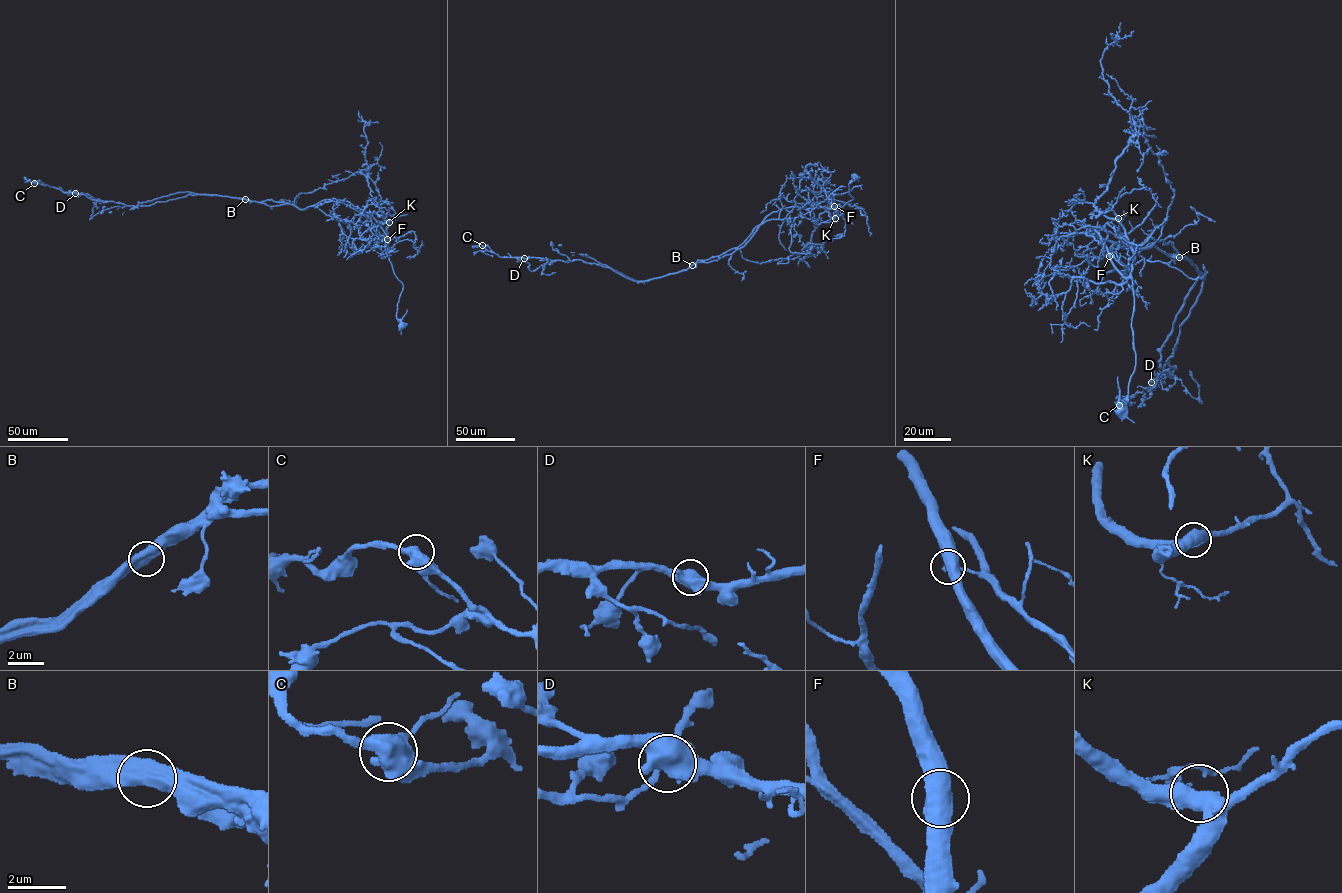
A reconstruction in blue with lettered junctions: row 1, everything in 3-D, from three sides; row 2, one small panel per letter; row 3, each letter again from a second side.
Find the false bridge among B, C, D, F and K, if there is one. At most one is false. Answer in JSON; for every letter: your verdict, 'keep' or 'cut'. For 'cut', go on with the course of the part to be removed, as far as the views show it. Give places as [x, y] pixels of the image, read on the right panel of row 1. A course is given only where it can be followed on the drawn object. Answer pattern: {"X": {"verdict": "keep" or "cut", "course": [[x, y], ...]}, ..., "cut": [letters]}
{"B": {"verdict": "cut", "course": [[1179, 257], [1154, 242], [1138, 251], [1114, 244], [1125, 274], [1099, 269], [1106, 223], [1141, 245], [1168, 216]]}, "C": {"verdict": "keep"}, "D": {"verdict": "keep"}, "F": {"verdict": "keep"}, "K": {"verdict": "keep"}, "cut": ["B"]}

